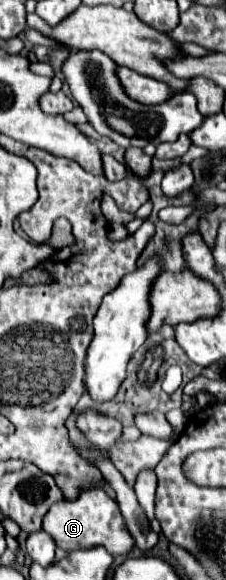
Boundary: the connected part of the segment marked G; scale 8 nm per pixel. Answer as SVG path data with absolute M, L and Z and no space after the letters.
M102 489L84 491L74 501L54 503L44 517L44 531L52 535L56 547L64 551L90 549L102 545L110 555L120 557L120 555L128 555L130 549L134 547L134 539L130 537L128 527L124 527L124 519L120 515L116 501L110 495L106 495Z

